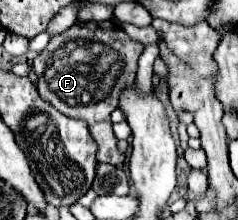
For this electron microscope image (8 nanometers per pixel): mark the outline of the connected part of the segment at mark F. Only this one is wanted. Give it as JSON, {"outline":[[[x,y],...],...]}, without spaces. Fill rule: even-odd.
{"outline":[[[77,21],[75,25],[71,25],[67,31],[63,31],[61,35],[55,35],[51,37],[49,45],[35,57],[33,61],[33,71],[37,73],[39,77],[39,83],[37,83],[37,91],[39,95],[49,101],[55,109],[59,109],[63,115],[67,117],[73,117],[73,119],[85,119],[89,123],[89,129],[91,129],[91,135],[97,139],[97,145],[99,145],[99,153],[97,153],[97,159],[101,163],[111,163],[111,165],[117,165],[117,163],[123,163],[125,161],[125,153],[119,151],[117,147],[117,137],[113,131],[107,131],[111,127],[111,111],[115,111],[119,107],[119,93],[125,85],[131,85],[135,81],[135,71],[137,71],[137,59],[139,59],[139,51],[143,49],[143,45],[139,41],[133,41],[117,23],[113,21],[105,21],[103,25],[99,23],[81,23]],[[107,65],[125,65],[117,85],[111,89],[109,97],[107,97]]]}

